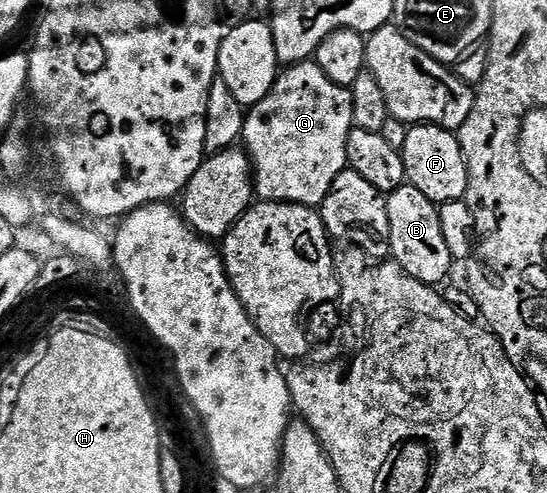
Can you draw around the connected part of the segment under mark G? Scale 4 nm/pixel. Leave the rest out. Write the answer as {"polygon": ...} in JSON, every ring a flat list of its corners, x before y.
{"polygon":[[311,59,301,62,299,65,286,66,279,76,276,77,275,86,269,91,269,95,265,95,265,99,261,99,261,103,250,106,243,123,241,141,245,146,247,156,251,158,254,196,259,201,280,201,281,203,289,203,290,205,310,205,312,207,322,206,323,200,326,199,333,187,333,179,337,179,337,175,341,175,341,171,348,168,346,143,354,128,356,126,354,121,353,93,348,86,333,83,333,79,329,79,329,75,325,75,325,71,321,71,321,67]]}

